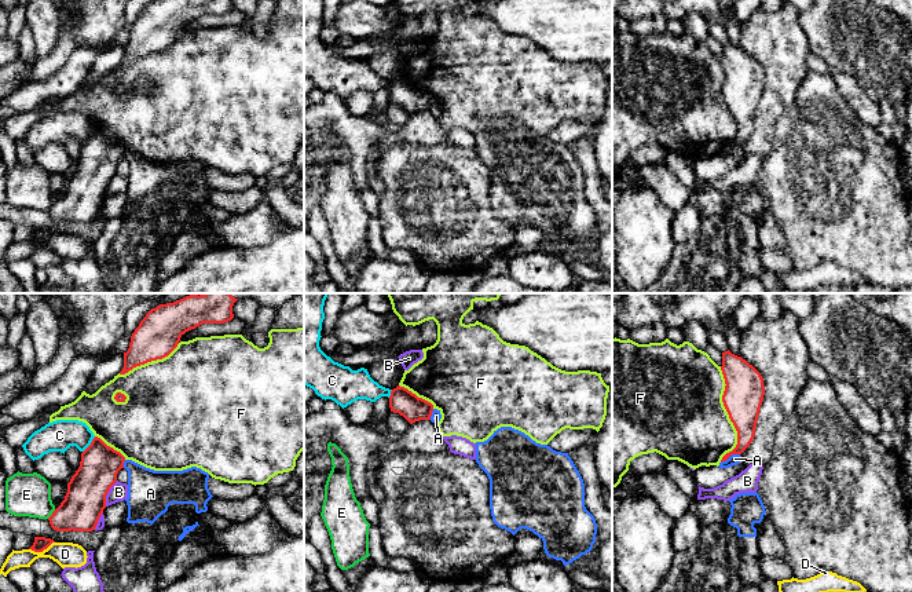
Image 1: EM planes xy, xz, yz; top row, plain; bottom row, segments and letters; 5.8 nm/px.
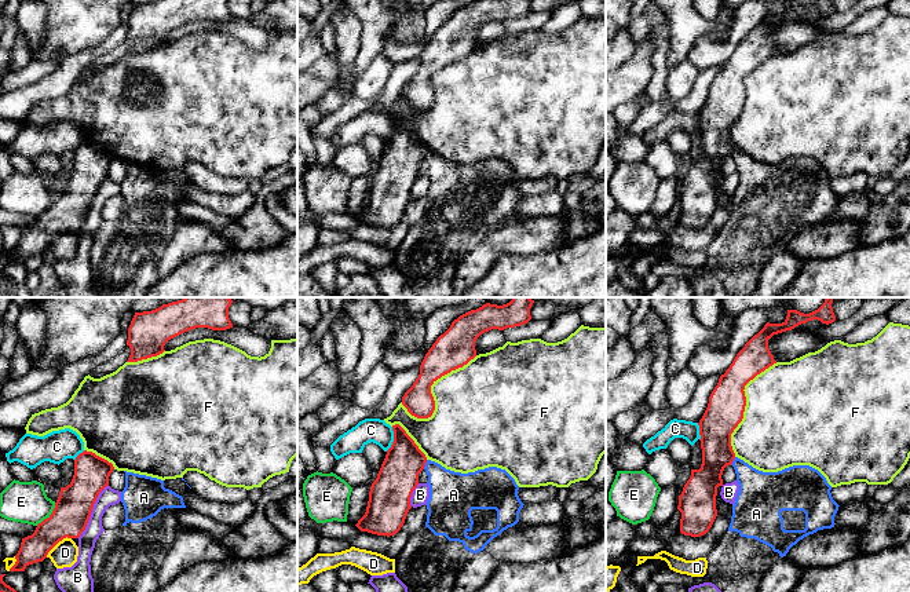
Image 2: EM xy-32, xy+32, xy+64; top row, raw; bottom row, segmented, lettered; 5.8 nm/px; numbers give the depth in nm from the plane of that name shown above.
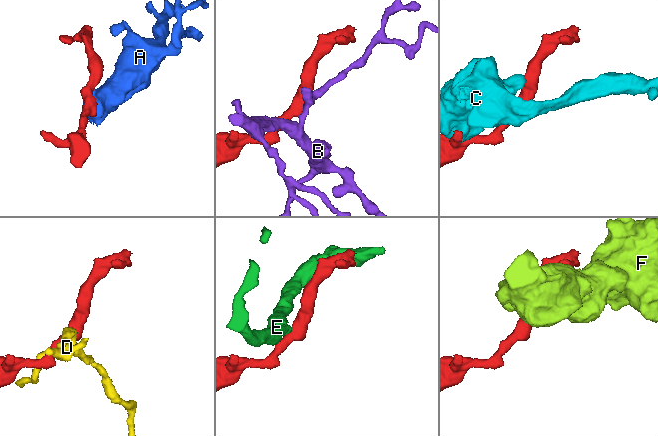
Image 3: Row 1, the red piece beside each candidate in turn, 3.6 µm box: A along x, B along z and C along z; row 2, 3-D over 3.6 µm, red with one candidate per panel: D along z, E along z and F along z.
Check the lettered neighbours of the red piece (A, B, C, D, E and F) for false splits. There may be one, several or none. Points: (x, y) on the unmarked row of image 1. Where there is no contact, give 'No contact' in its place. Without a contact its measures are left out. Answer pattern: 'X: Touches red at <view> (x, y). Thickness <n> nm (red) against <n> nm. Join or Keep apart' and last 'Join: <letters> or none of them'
A: Touches red at yz (729, 148). Thickness 160 nm (red) against 60 nm. Keep apart
B: Touches red at xy (107, 183). Thickness 240 nm (red) against 110 nm. Keep apart
C: Touches red at xy (90, 136). Thickness 220 nm (red) against 180 nm. Keep apart
D: Touches red at xy (41, 242). Thickness 80 nm (red) against 140 nm. Keep apart
E: Touches red at xy (52, 205). Thickness 240 nm (red) against 260 nm. Keep apart
F: Touches red at yz (728, 105). Thickness 240 nm (red) against 480 nm. Keep apart
Join: none of them

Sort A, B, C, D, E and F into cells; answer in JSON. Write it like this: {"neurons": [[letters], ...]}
{"neurons": [["A"], ["B"], ["C"], ["D"], ["E"], ["F"]]}

